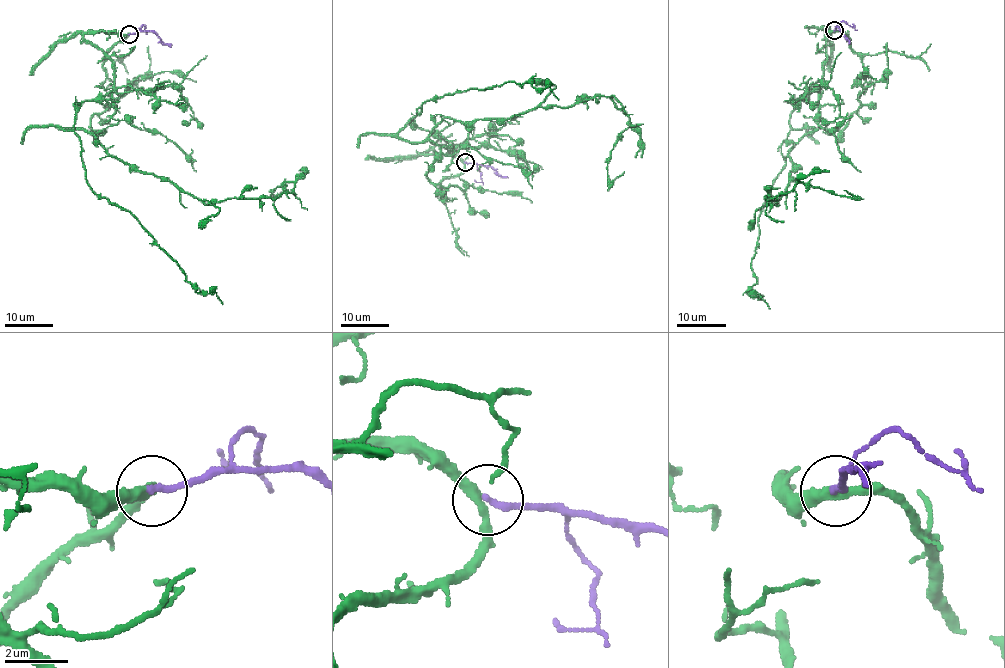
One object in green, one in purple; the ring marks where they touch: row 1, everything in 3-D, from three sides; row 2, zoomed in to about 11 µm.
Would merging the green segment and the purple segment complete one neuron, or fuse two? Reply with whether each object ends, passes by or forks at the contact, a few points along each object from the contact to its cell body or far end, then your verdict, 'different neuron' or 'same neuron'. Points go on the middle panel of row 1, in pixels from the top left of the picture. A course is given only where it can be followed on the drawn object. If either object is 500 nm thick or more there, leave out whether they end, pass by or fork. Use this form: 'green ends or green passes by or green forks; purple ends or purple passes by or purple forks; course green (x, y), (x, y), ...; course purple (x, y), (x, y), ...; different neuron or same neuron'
green passes by; purple ends; course green (464, 162), (420, 153), (452, 146), (411, 120), (399, 132), (606, 96), (630, 125), (607, 177), (624, 171); course purple (465, 162), (489, 165), (501, 176), (508, 177); same neuron

